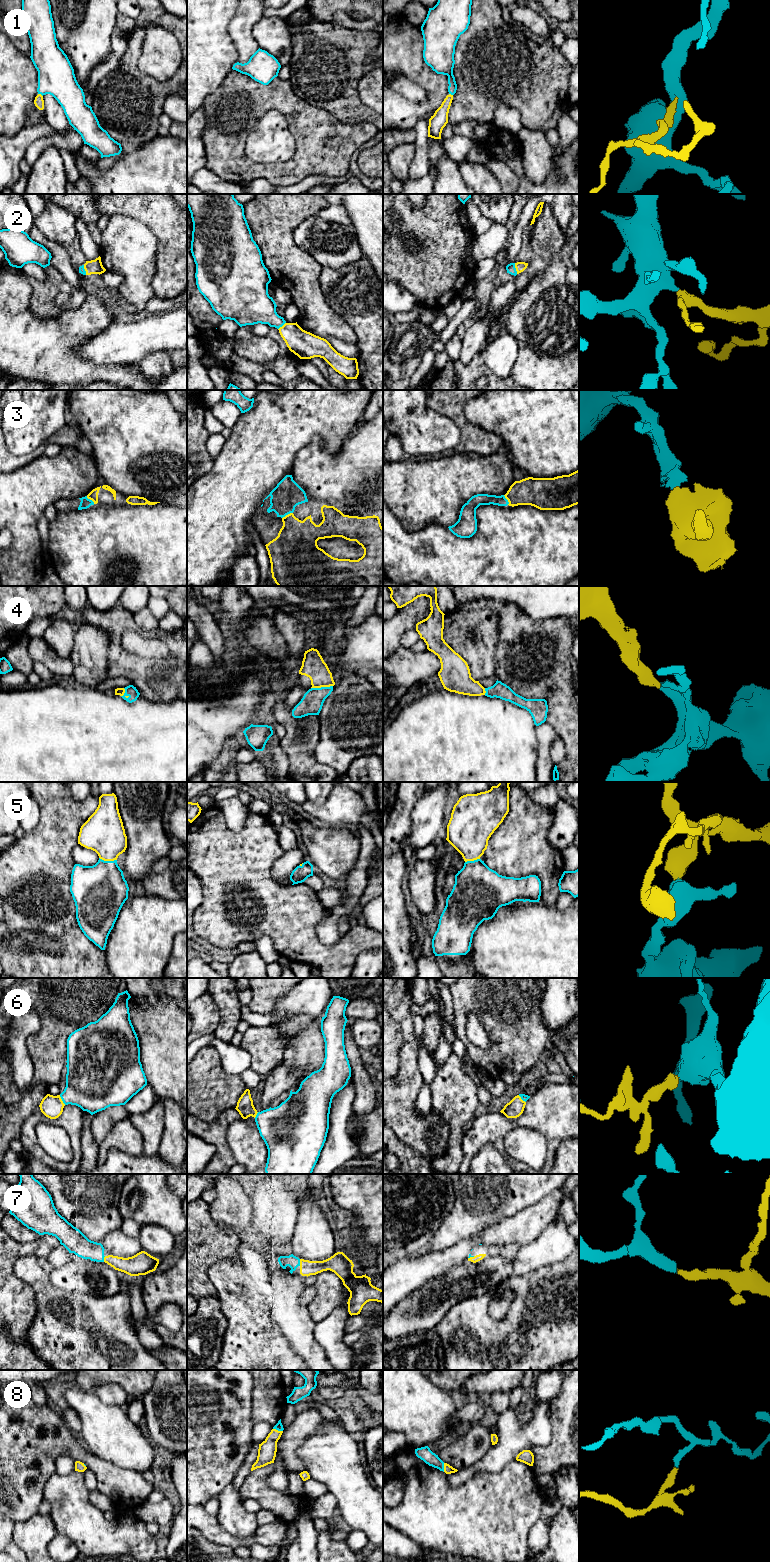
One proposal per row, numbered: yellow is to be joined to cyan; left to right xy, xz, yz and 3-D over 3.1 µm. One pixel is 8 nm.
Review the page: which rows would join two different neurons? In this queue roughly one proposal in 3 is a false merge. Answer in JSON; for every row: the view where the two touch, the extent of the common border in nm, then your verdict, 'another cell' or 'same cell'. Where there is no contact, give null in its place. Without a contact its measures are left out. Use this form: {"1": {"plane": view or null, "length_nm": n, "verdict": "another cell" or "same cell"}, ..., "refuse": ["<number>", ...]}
{"1": {"plane": "xy", "length_nm": 50, "verdict": "same cell"}, "2": {"plane": "yz", "length_nm": 90, "verdict": "same cell"}, "3": {"plane": "xz", "length_nm": 100, "verdict": "same cell"}, "4": {"plane": "xz", "length_nm": 180, "verdict": "same cell"}, "5": {"plane": "xy", "length_nm": 150, "verdict": "same cell"}, "6": {"plane": "xy", "length_nm": 90, "verdict": "same cell"}, "7": {"plane": "xz", "length_nm": 60, "verdict": "same cell"}, "8": {"plane": "xz", "length_nm": 80, "verdict": "same cell"}, "refuse": []}

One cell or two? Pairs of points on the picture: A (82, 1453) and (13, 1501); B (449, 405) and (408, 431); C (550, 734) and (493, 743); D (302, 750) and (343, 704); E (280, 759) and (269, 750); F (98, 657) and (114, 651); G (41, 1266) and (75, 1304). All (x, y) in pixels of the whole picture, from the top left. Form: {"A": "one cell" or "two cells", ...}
{"A": "one cell", "B": "two cells", "C": "two cells", "D": "two cells", "E": "one cell", "F": "two cells", "G": "one cell"}

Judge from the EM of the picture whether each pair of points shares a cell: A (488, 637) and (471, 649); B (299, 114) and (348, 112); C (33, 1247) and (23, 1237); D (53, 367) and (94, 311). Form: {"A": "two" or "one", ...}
{"A": "one", "B": "two", "C": "two", "D": "one"}

